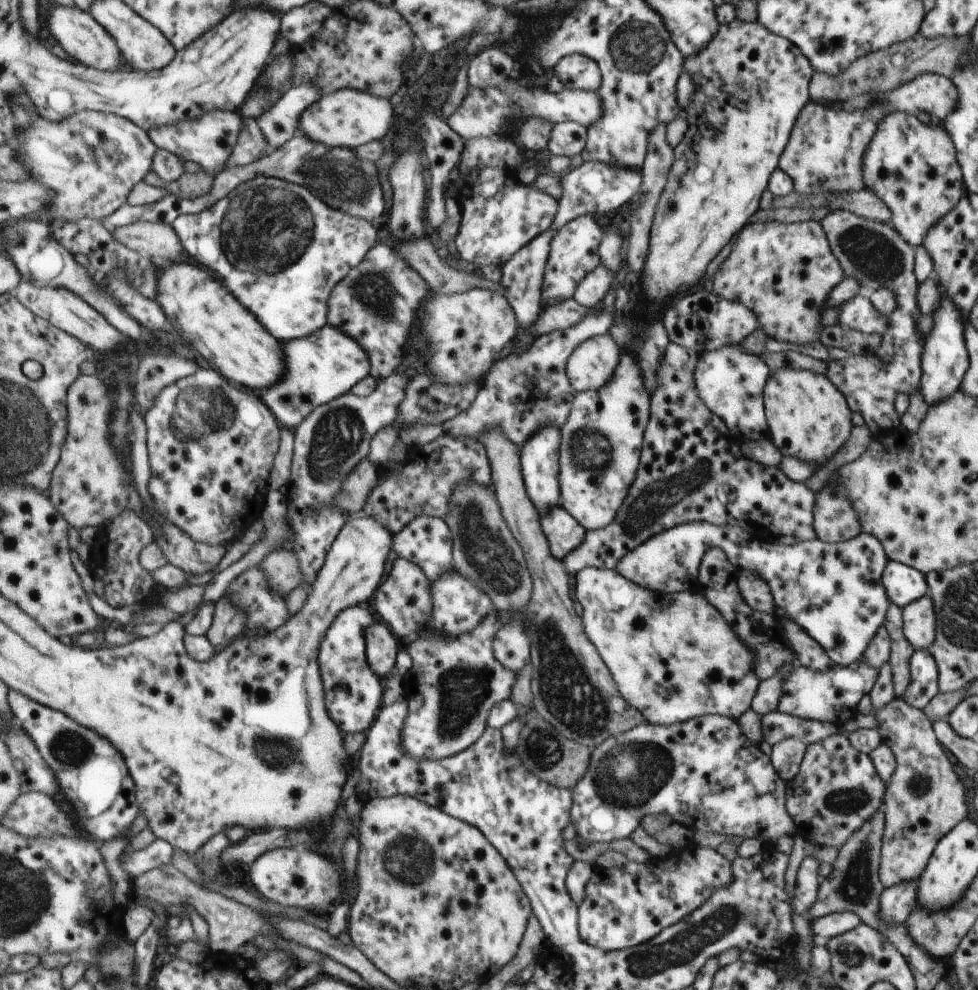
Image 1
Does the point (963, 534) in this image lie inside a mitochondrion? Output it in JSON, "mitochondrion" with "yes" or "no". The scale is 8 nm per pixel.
{"mitochondrion":"no"}

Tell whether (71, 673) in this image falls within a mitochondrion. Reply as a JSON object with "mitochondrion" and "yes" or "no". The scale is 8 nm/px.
{"mitochondrion":"no"}

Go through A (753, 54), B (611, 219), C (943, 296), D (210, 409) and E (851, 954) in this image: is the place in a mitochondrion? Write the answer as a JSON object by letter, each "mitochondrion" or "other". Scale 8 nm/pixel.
{"A":"other","B":"other","C":"other","D":"mitochondrion","E":"mitochondrion"}

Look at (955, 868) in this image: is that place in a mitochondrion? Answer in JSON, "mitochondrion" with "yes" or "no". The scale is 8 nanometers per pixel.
{"mitochondrion":"no"}

